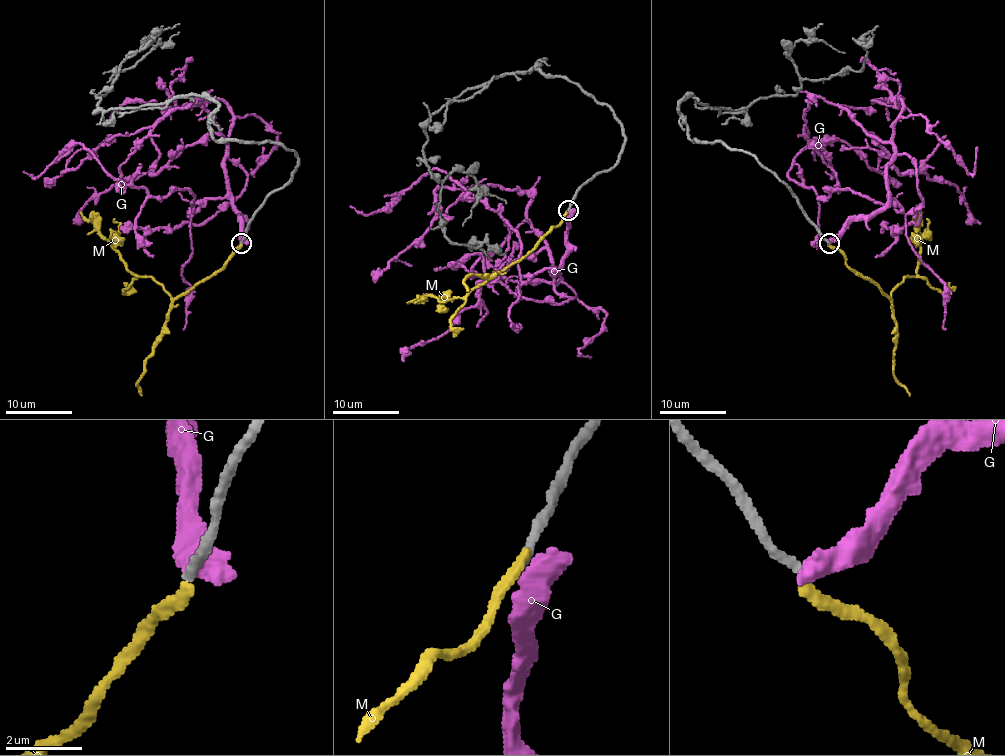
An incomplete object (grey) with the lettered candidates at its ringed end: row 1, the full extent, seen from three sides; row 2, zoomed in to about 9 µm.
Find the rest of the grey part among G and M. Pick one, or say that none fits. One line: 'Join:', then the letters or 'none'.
Join: none

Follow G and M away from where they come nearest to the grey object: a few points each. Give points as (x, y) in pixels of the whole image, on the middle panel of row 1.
G: (570, 210), (553, 275), (527, 195), (438, 187), (432, 225), (372, 280)
M: (568, 210), (525, 255), (493, 272), (460, 297), (440, 300), (427, 295), (420, 302), (407, 304)

